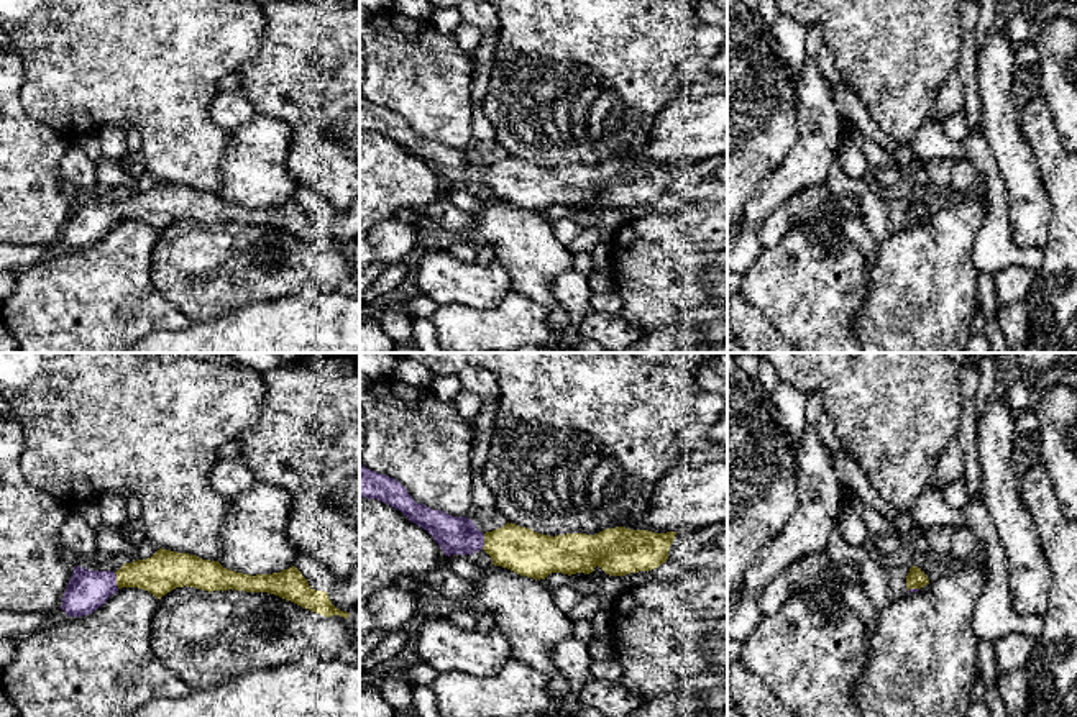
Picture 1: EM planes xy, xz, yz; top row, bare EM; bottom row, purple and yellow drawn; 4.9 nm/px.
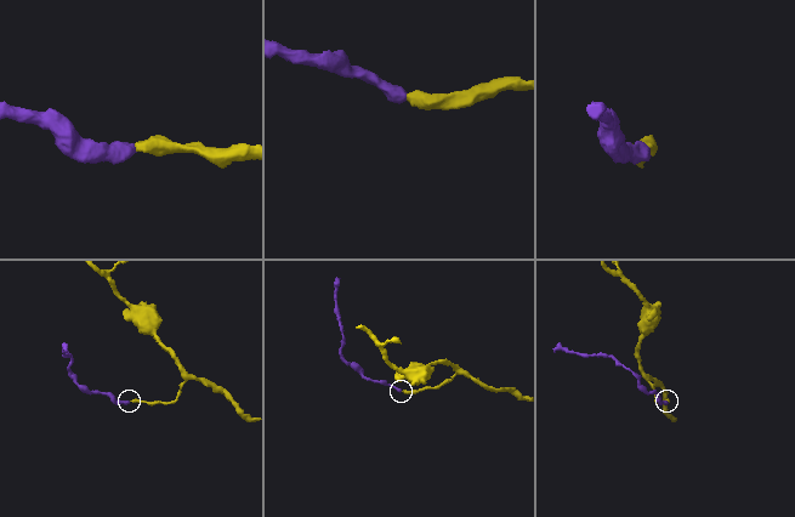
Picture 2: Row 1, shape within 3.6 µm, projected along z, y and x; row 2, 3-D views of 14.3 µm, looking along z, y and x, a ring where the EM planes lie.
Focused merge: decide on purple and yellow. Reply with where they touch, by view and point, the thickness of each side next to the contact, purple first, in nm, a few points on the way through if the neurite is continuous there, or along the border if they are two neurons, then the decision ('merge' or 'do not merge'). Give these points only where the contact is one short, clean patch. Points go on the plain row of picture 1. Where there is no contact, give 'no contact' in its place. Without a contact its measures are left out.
meets purple in xy at (115, 214); 200 nm thick on the purple side, 200 nm on the other; runs through xy (87, 223), (115, 214), (130, 207), (161, 205); merge

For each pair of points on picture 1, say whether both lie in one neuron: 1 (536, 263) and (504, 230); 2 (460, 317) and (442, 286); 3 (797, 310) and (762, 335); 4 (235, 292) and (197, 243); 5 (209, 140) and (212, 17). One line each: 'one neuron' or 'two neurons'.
1: one neuron
2: two neurons
3: two neurons
4: one neuron
5: one neuron

